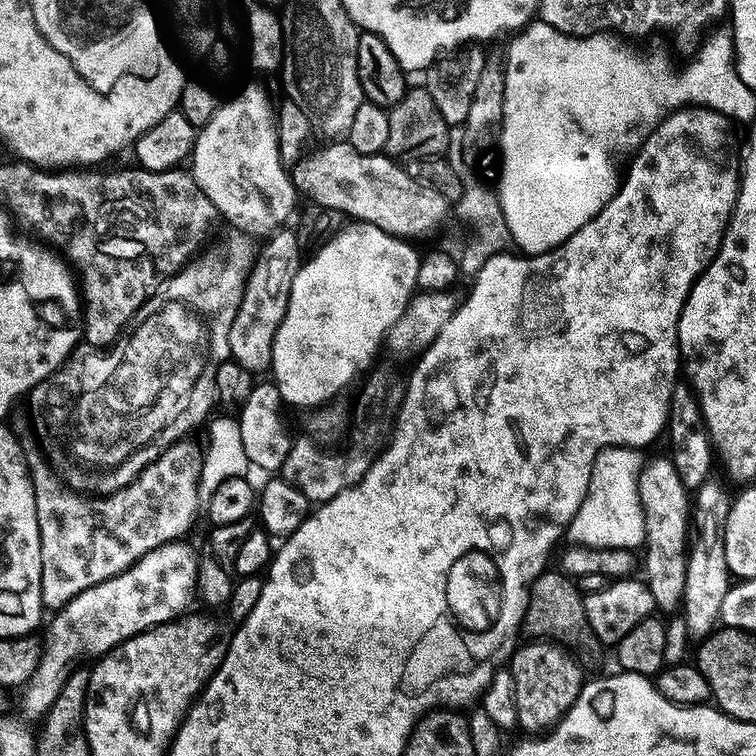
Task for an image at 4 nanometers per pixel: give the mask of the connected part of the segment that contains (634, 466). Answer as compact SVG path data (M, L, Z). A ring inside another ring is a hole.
M641 451L636 456L604 456L594 458L590 486L578 514L568 523L567 539L581 548L630 548L639 549L645 543L644 510L639 498L640 472L646 465Z

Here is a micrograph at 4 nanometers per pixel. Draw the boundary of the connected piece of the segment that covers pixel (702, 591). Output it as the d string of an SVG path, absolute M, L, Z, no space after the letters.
M715 482L703 484L694 492L694 539L687 549L688 565L682 615L684 614L684 624L688 627L689 634L696 636L695 638L712 635L720 618L722 598L726 598L730 587L724 531L733 501L731 495L728 497L727 490Z

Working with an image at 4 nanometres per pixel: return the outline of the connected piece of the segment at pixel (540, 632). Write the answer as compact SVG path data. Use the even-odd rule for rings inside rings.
M546 570L529 589L528 610L524 615L523 633L532 640L555 642L570 651L583 665L594 666L601 662L603 645L590 628L583 594L577 583L561 571Z

